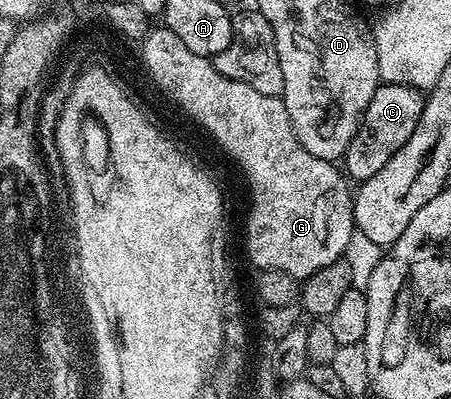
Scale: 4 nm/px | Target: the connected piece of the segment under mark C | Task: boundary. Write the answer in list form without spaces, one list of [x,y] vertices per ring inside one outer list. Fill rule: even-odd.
[[[381,82],[374,97],[370,97],[364,119],[342,160],[343,170],[349,180],[363,181],[374,177],[374,173],[378,173],[378,169],[382,169],[382,165],[386,165],[386,161],[390,161],[390,157],[394,157],[394,153],[398,153],[398,149],[402,149],[402,145],[410,141],[410,133],[414,133],[422,117],[424,100],[425,96],[415,87]]]

